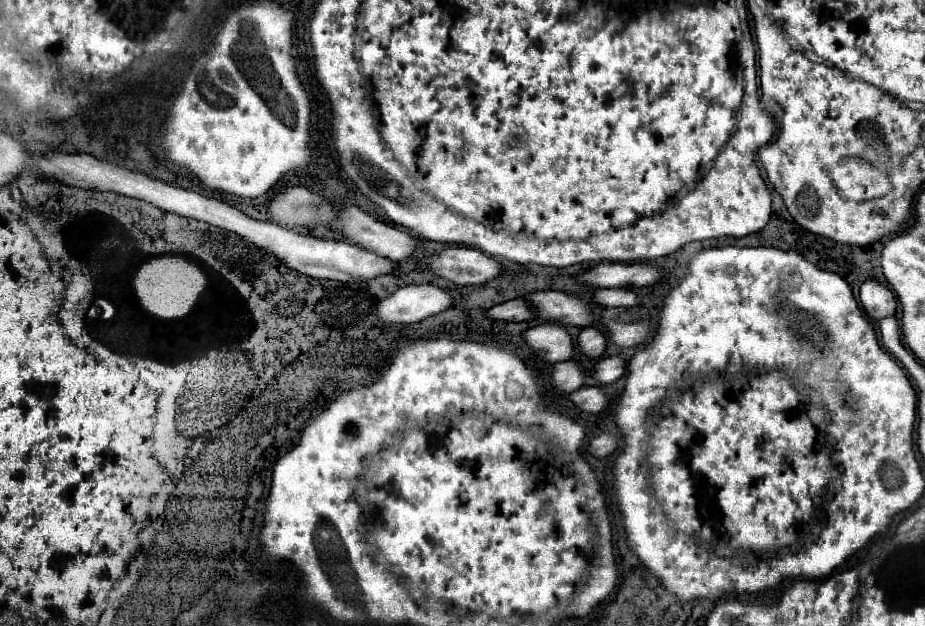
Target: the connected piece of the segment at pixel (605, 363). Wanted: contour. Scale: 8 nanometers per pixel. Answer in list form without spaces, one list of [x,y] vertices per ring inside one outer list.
[[[608,356],[602,358],[596,366],[594,366],[594,378],[600,384],[610,384],[620,380],[626,374],[626,360],[622,356]]]

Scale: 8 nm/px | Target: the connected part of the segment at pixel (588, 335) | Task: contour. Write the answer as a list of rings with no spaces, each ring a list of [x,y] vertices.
[[[590,326],[590,328],[582,328],[580,336],[578,336],[578,344],[582,348],[582,352],[588,356],[588,358],[600,358],[606,350],[606,332],[602,332],[600,328],[596,326]]]

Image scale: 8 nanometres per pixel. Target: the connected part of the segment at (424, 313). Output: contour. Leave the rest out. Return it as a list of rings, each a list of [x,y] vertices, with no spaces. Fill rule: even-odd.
[[[434,284],[398,288],[378,304],[382,324],[414,324],[452,308],[452,296]]]

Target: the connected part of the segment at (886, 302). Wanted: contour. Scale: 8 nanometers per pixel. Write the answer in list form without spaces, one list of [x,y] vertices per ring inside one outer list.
[[[866,280],[862,284],[860,304],[862,304],[864,312],[876,322],[882,320],[884,316],[894,316],[894,312],[896,312],[894,294],[886,286],[882,286],[880,282],[874,282],[874,280]]]

